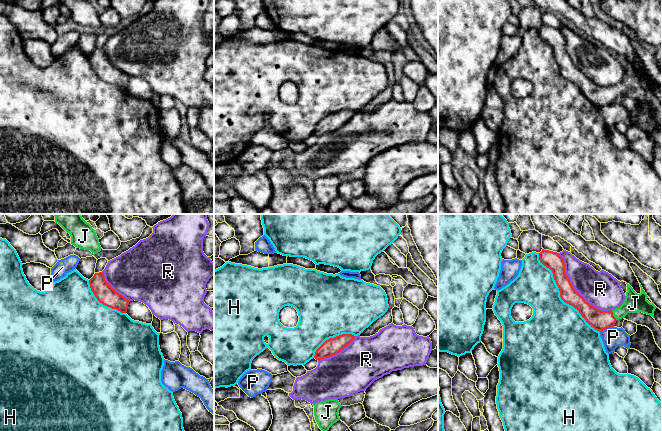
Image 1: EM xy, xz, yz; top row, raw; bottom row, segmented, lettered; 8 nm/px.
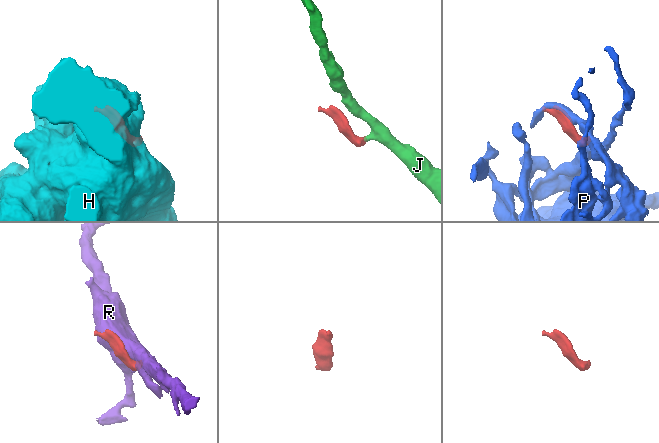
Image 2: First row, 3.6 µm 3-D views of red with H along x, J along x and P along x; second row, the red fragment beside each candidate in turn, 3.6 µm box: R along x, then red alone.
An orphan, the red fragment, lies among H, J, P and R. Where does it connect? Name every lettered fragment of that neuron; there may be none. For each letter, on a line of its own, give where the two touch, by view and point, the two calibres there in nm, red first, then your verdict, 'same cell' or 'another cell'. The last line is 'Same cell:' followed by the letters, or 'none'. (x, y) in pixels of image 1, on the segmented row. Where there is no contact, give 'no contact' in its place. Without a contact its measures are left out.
H: contact yz (560, 295); calibres 140 and 400 nm; another cell
J: contact yz (612, 315); calibres 160 and 160 nm; same cell
P: contact yz (606, 328); calibres 160 and 160 nm; another cell
R: contact yz (575, 290); calibres 140 and 280 nm; another cell
Same cell: J

